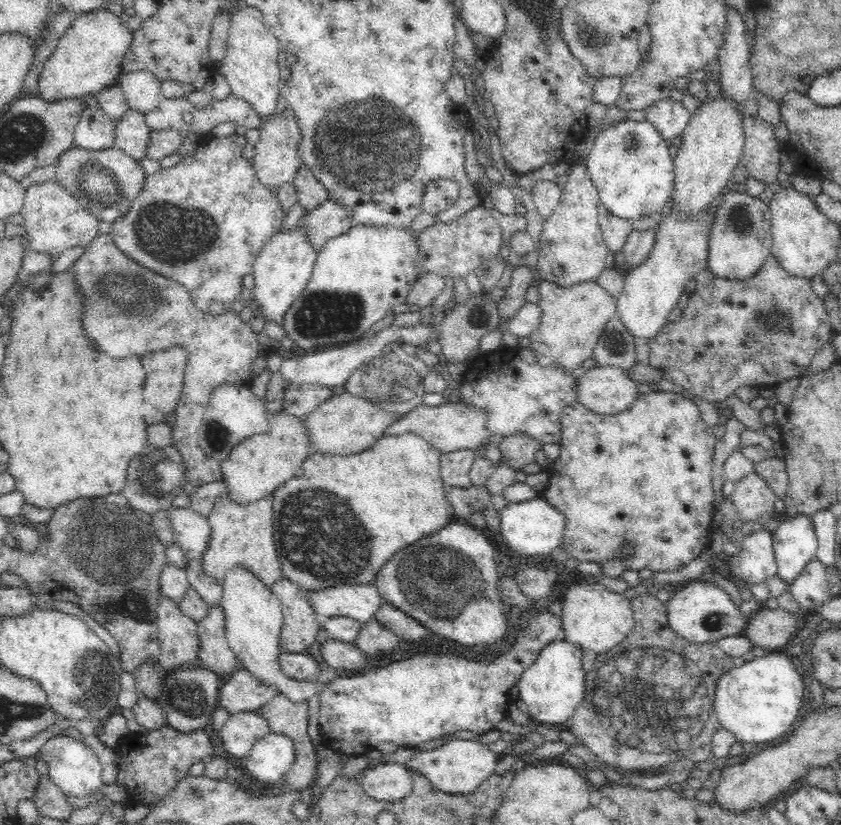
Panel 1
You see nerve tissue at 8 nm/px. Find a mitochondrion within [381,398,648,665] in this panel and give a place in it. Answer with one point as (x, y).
(446, 584)

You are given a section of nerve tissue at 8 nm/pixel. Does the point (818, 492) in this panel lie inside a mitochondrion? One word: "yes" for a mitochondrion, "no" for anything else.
no

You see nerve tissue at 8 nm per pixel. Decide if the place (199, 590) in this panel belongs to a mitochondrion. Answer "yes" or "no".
no

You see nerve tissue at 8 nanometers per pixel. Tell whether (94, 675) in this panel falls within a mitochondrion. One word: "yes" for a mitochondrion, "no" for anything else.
yes

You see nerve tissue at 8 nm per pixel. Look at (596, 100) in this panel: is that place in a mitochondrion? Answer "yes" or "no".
no

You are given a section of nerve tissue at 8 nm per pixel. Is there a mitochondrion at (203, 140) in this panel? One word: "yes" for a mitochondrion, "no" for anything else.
no

